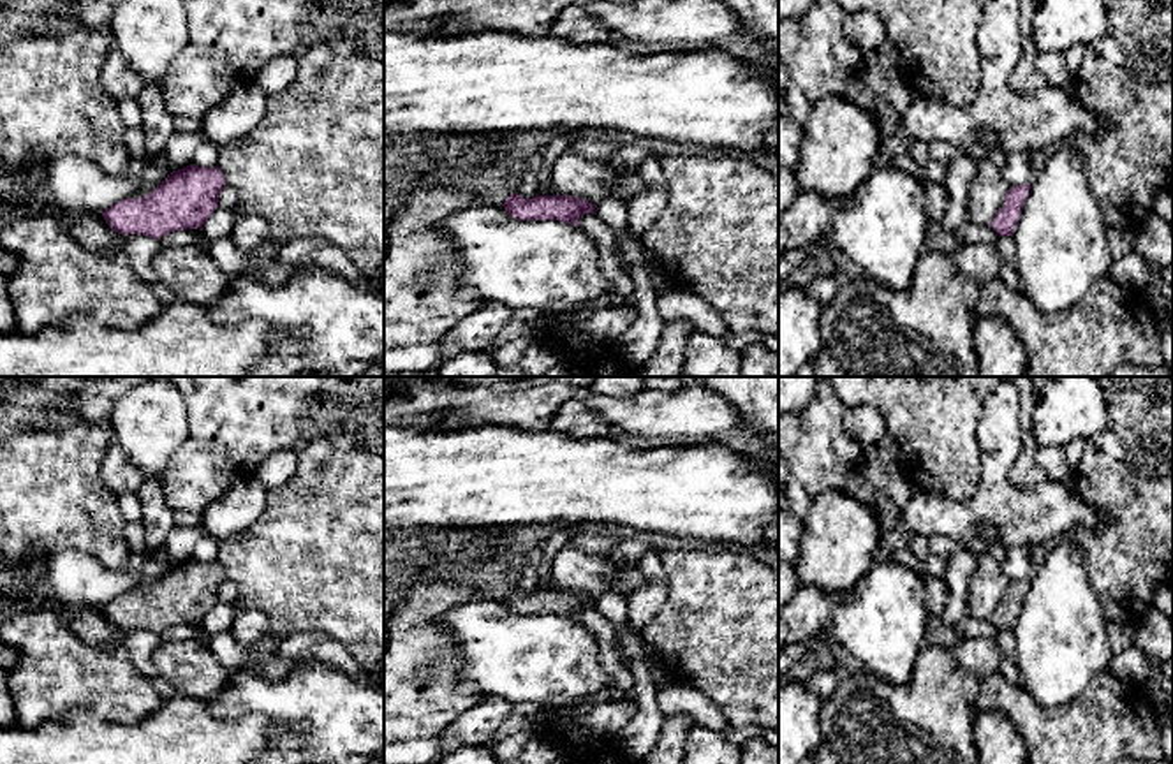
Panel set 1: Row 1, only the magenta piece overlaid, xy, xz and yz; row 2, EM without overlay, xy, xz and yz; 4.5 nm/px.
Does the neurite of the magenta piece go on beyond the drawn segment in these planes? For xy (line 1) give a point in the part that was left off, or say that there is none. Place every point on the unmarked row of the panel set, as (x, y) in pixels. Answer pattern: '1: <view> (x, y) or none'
1: none

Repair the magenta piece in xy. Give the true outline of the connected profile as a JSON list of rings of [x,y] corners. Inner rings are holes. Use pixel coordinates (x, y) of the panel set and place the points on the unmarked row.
[[[190,558],[173,565],[151,588],[123,593],[102,607],[118,628],[144,628],[160,634],[167,627],[201,623],[218,602],[225,579],[222,565]]]

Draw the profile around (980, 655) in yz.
[[[953,639],[948,650],[965,671],[979,678],[1000,672],[1000,653],[992,639]]]

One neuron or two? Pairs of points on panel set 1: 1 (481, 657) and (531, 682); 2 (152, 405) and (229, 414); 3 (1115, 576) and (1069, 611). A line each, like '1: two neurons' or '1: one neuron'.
1: one neuron
2: two neurons
3: two neurons

